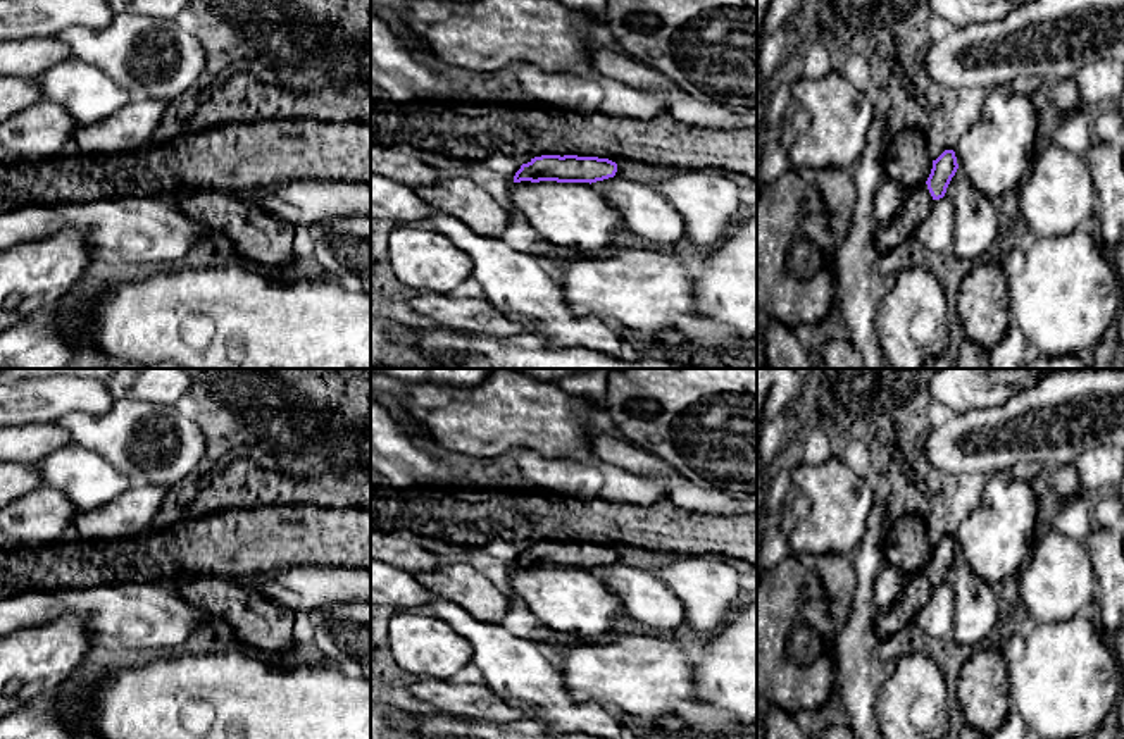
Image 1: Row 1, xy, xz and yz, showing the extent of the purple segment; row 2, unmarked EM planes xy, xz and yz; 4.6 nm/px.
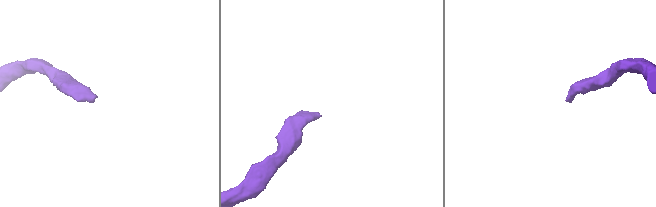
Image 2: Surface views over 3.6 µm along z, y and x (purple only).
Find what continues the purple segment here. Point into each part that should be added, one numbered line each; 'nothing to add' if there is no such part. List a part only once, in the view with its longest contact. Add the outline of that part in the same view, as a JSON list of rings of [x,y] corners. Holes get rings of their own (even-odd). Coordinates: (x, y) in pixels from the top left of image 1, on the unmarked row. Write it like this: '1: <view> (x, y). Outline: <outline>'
1: yz (916, 593). Outline: [[[927,570],[912,575],[902,587],[898,598],[886,612],[877,612],[876,634],[879,641],[898,632],[926,606],[933,593],[933,582]]]

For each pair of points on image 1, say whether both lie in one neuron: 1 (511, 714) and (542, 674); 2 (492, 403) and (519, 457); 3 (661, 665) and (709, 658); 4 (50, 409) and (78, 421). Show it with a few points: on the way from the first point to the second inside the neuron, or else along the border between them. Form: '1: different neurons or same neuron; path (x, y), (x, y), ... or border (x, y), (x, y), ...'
1: different neurons; border (485, 683), (524, 717)
2: different neurons; border (512, 452), (519, 448), (535, 450), (555, 459)
3: different neurons; border (690, 646), (697, 698)
4: different neurons; border (104, 410), (97, 414), (68, 412), (54, 422)

